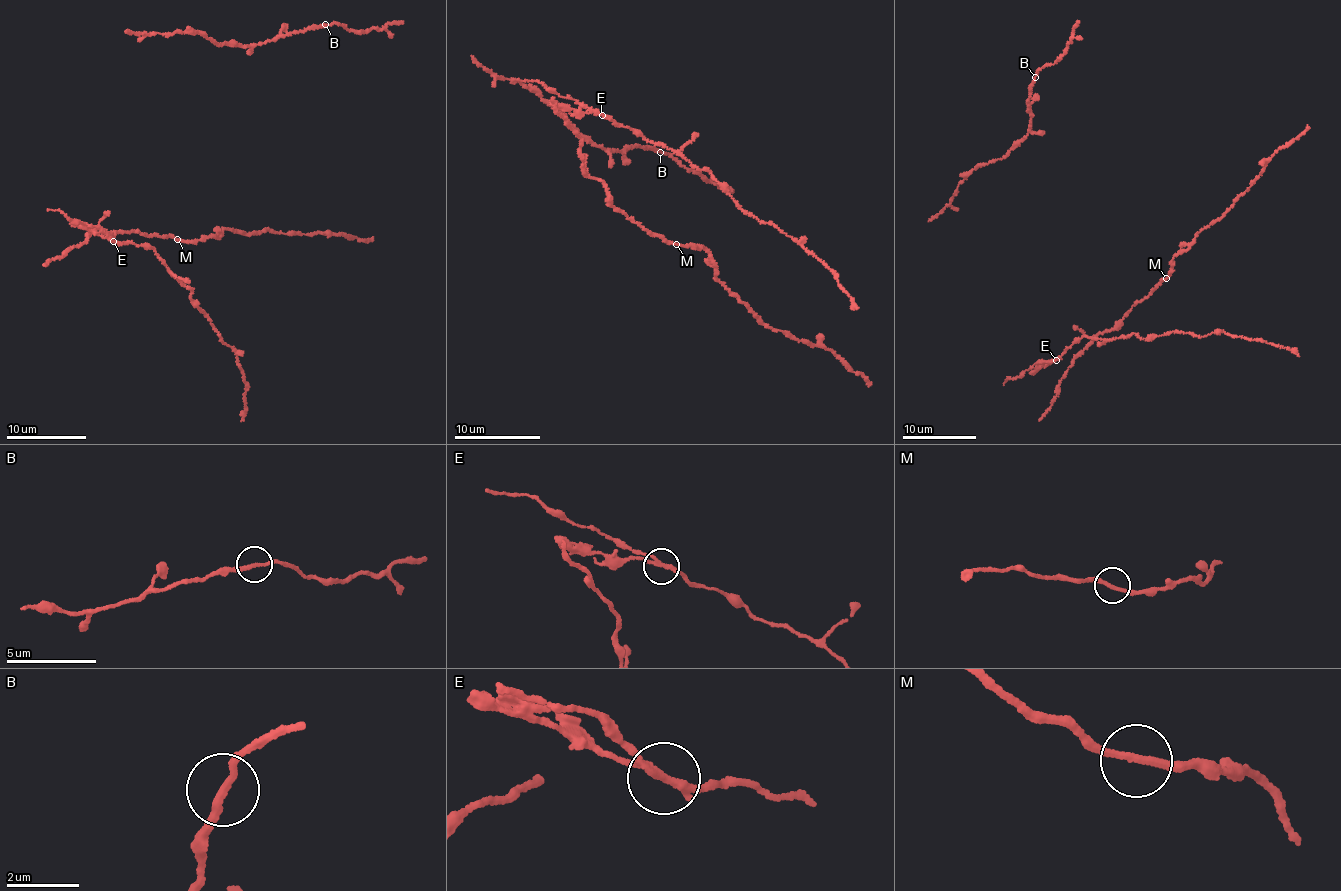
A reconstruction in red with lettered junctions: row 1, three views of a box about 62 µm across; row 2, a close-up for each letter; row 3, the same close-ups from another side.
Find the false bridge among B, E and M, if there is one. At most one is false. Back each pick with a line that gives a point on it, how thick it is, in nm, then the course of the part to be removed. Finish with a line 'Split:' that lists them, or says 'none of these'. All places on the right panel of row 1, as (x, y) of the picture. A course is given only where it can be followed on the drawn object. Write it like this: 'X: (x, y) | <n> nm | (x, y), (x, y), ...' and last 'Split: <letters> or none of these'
E: (1056, 360) | 200 nm | (1055, 359), (1029, 373)
Split: E

